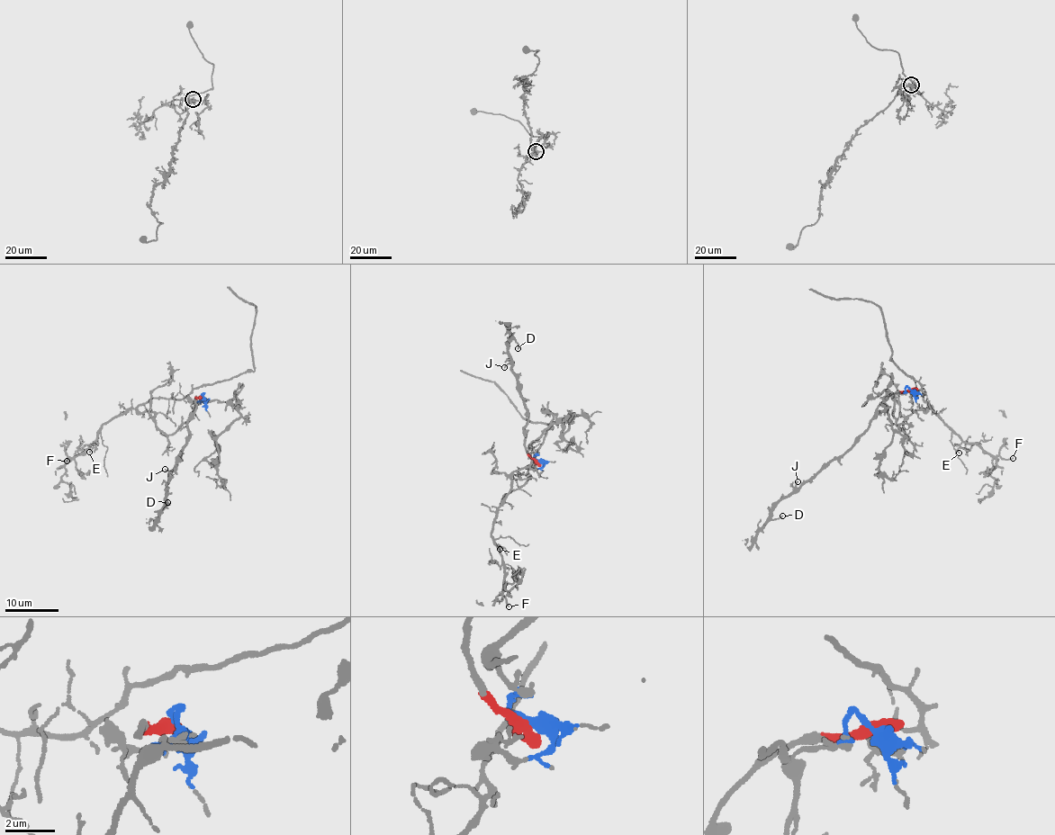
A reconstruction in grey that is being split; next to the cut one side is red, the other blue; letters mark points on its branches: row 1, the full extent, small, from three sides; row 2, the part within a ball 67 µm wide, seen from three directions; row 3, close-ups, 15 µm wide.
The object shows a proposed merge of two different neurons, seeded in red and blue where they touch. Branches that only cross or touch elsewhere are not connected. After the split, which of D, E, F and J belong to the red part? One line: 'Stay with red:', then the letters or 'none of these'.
Stay with red: D, J

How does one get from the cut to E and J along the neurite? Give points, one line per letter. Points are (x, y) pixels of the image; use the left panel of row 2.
E: (202, 398), (203, 393), (190, 417), (172, 434), (156, 425), (153, 412), (130, 409), (102, 425), (89, 452)
J: (202, 398), (196, 396), (195, 410), (188, 420), (186, 440), (170, 478), (172, 473), (165, 470)

